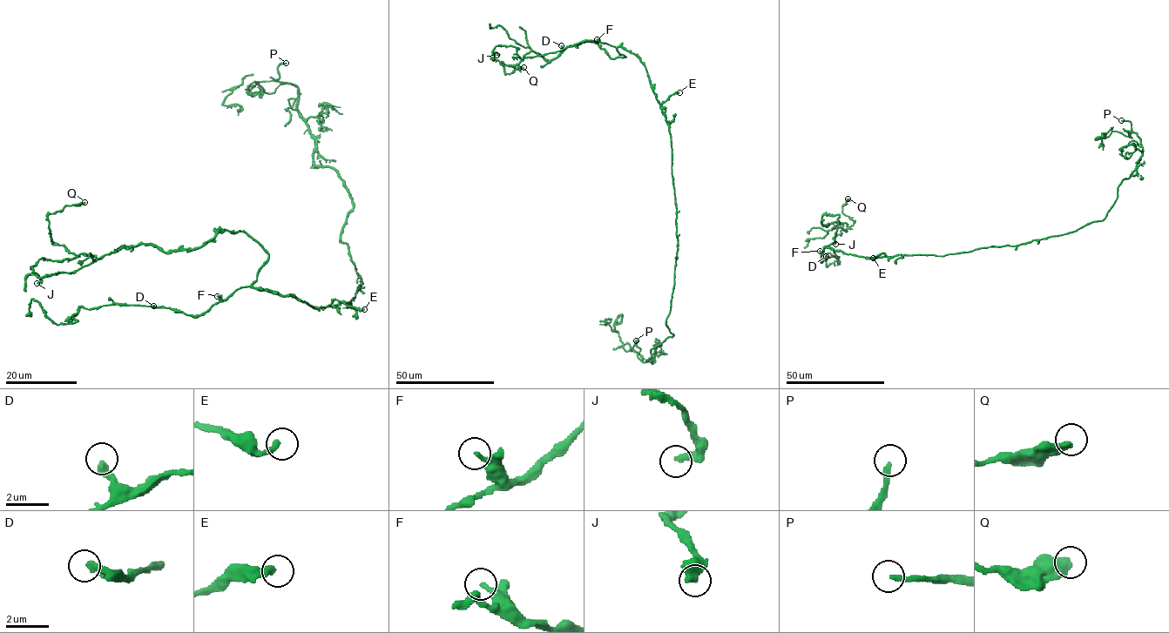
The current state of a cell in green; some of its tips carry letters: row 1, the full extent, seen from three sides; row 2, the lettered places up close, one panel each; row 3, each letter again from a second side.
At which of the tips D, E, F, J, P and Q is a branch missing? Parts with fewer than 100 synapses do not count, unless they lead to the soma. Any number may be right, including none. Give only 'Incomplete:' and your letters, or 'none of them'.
Incomplete: P

